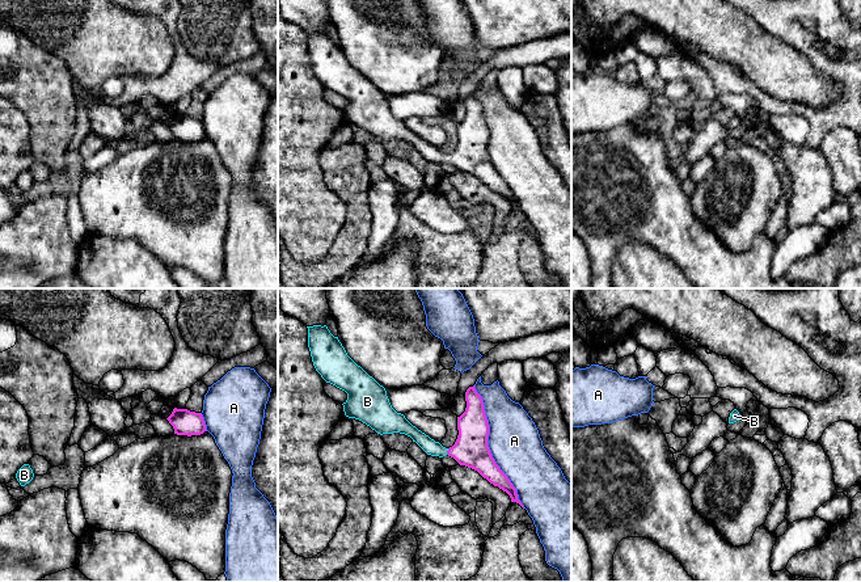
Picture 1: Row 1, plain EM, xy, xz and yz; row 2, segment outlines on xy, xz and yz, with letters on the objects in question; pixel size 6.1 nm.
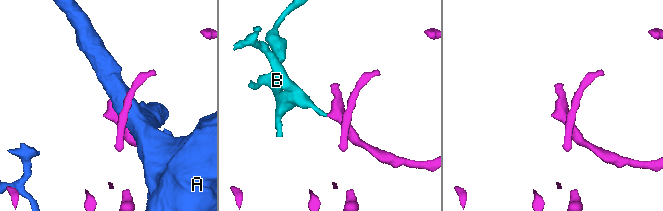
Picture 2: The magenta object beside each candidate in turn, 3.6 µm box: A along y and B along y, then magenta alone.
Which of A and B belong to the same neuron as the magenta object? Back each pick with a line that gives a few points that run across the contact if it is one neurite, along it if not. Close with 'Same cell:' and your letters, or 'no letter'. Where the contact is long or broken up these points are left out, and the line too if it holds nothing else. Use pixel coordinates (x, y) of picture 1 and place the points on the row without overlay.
B: Line: xz (471, 155), (467, 157), (447, 157), (431, 154)
Same cell: B

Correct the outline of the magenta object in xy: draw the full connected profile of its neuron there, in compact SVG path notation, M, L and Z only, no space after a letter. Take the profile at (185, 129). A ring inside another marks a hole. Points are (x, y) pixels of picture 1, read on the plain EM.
M174 114L166 126L173 132L174 140L177 142L191 143L201 142L206 138L206 131L201 119Z

